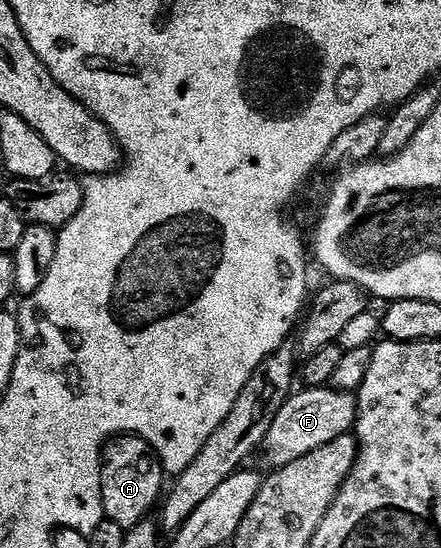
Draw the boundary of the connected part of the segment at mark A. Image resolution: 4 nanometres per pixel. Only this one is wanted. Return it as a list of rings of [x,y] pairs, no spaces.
[[[118,435],[112,438],[101,450],[101,498],[103,499],[105,520],[119,523],[119,527],[123,527],[127,531],[134,529],[140,521],[146,520],[150,516],[149,512],[153,508],[153,512],[158,508],[163,497],[163,490],[166,488],[165,480],[167,480],[167,474],[161,466],[160,459],[157,458],[156,451],[142,437]]]

